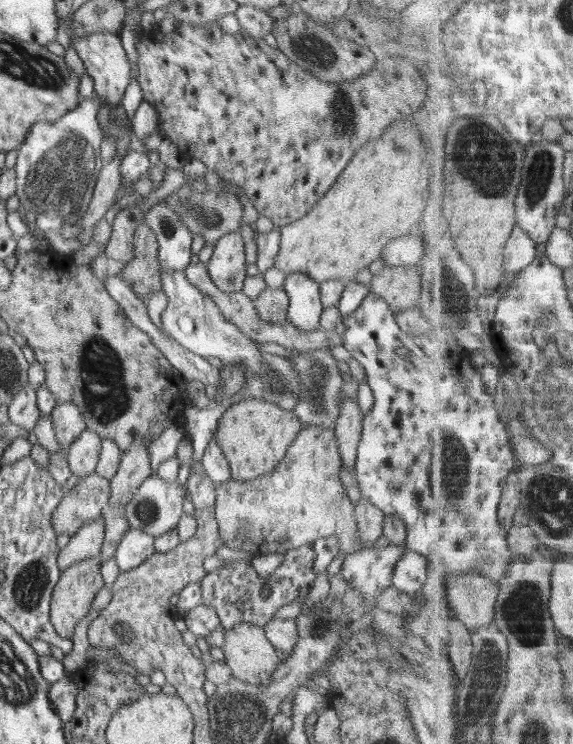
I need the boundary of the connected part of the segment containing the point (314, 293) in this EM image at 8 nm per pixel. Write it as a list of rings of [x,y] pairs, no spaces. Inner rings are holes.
[[[293,272],[283,281],[289,296],[288,322],[300,330],[318,330],[323,311],[319,283],[306,273]]]

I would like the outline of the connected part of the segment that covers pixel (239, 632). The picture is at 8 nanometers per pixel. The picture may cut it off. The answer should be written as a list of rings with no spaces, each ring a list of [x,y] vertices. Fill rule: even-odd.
[[[242,621],[232,628],[225,629],[225,641],[221,648],[225,654],[225,662],[234,673],[234,679],[250,684],[269,684],[272,672],[282,661],[279,652],[266,638],[263,627],[250,624],[249,621]]]

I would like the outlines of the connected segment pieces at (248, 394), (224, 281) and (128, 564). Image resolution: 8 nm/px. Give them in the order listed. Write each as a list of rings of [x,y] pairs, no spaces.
[[[161,270],[162,289],[167,296],[167,307],[162,311],[164,331],[190,352],[209,359],[218,356],[224,365],[242,364],[246,387],[236,394],[235,401],[261,400],[278,404],[286,412],[294,412],[302,388],[298,372],[286,357],[258,351],[257,342],[246,336],[237,326],[226,320],[216,303],[200,292],[185,275],[185,271]]]
[[[238,231],[223,234],[216,241],[213,255],[206,263],[214,284],[224,292],[242,291],[246,275],[244,238]]]
[[[129,529],[118,543],[113,558],[120,571],[129,571],[142,564],[154,550],[155,538],[139,530]]]

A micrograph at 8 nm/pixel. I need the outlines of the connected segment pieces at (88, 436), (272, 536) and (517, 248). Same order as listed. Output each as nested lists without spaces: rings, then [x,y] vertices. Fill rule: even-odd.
[[[86,430],[70,445],[67,462],[72,476],[81,479],[95,473],[102,449],[102,438],[96,432]]]
[[[318,425],[303,427],[288,448],[285,458],[272,473],[250,481],[229,479],[215,485],[215,517],[222,544],[232,550],[243,550],[252,555],[267,555],[286,553],[290,549],[334,534],[338,538],[340,551],[347,555],[371,548],[370,545],[362,546],[356,535],[355,505],[348,499],[346,488],[342,484],[343,469],[342,457],[333,430]]]
[[[522,225],[517,226],[518,230],[514,231],[512,240],[506,247],[506,262],[509,273],[522,272],[531,264],[536,262],[540,250],[538,242]]]

